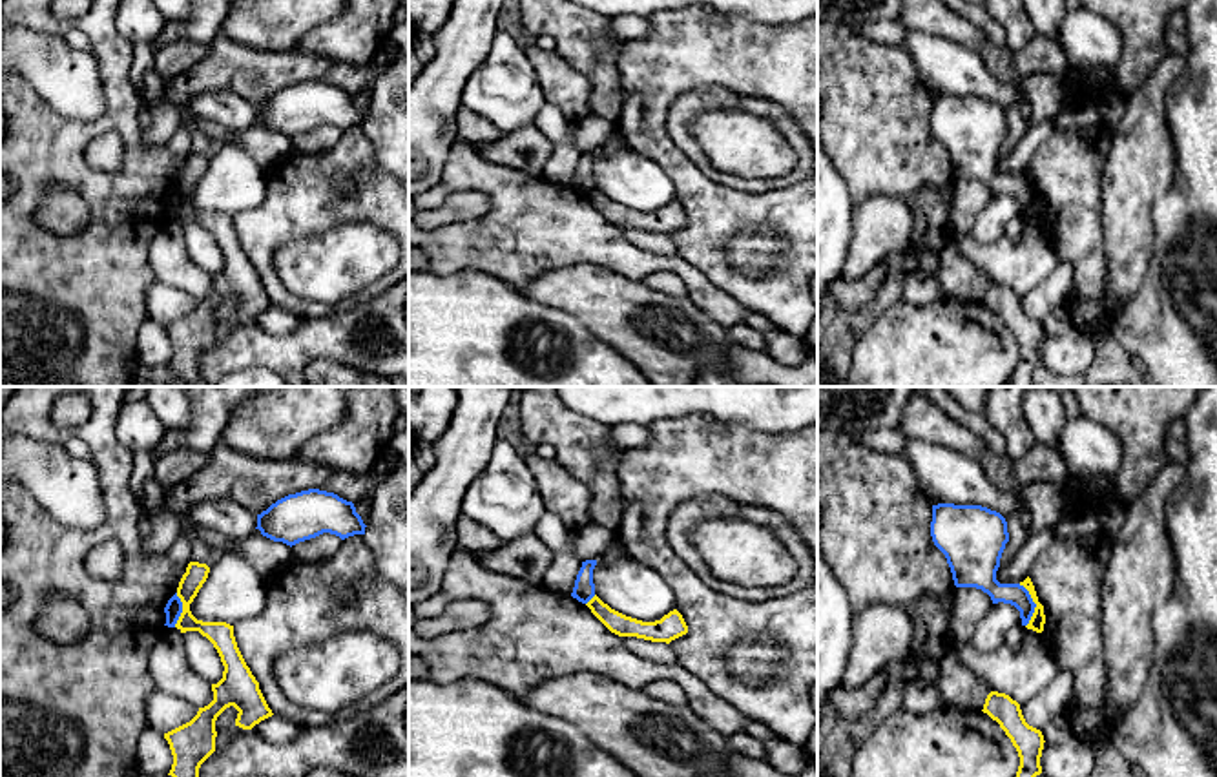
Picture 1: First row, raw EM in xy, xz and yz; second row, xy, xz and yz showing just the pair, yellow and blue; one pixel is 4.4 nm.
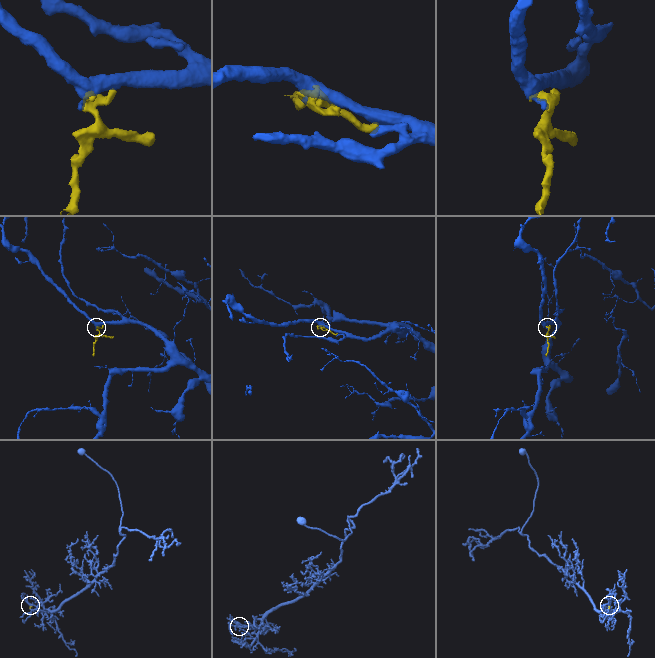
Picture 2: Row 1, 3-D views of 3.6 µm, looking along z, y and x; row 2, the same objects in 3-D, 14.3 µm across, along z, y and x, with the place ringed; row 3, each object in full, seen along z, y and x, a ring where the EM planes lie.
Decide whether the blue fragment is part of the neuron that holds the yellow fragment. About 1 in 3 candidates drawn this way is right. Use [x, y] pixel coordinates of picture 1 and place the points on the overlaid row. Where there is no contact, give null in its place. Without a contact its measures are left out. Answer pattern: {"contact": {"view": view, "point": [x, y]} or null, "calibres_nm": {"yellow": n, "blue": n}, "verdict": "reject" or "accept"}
{"contact": {"view": "yz", "point": [1035, 602]}, "calibres_nm": {"yellow": 70, "blue": 100}, "verdict": "reject"}

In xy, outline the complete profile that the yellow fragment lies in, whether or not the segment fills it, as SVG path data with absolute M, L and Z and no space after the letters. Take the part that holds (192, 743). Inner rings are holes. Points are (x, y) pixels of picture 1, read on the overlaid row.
M188 564L177 587L182 613L175 627L181 633L199 631L206 637L217 649L224 671L223 679L212 684L213 700L199 708L190 722L164 733L173 755L173 764L168 773L172 777L199 777L201 764L215 751L215 720L226 708L234 706L239 711L235 726L243 730L252 730L274 715L259 689L259 682L237 648L234 626L226 622L203 622L190 611L190 604L206 582L208 573L210 567L206 564Z

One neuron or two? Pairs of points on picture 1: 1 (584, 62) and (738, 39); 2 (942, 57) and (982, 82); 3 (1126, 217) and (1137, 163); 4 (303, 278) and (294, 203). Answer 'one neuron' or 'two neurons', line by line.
1: two neurons
2: one neuron
3: one neuron
4: two neurons

